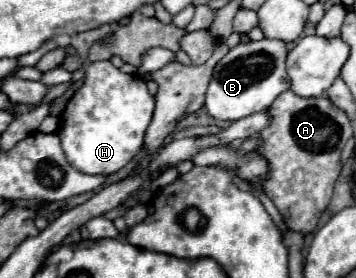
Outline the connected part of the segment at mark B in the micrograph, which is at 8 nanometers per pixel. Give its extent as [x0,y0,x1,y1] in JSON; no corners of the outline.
[204,39,290,121]

